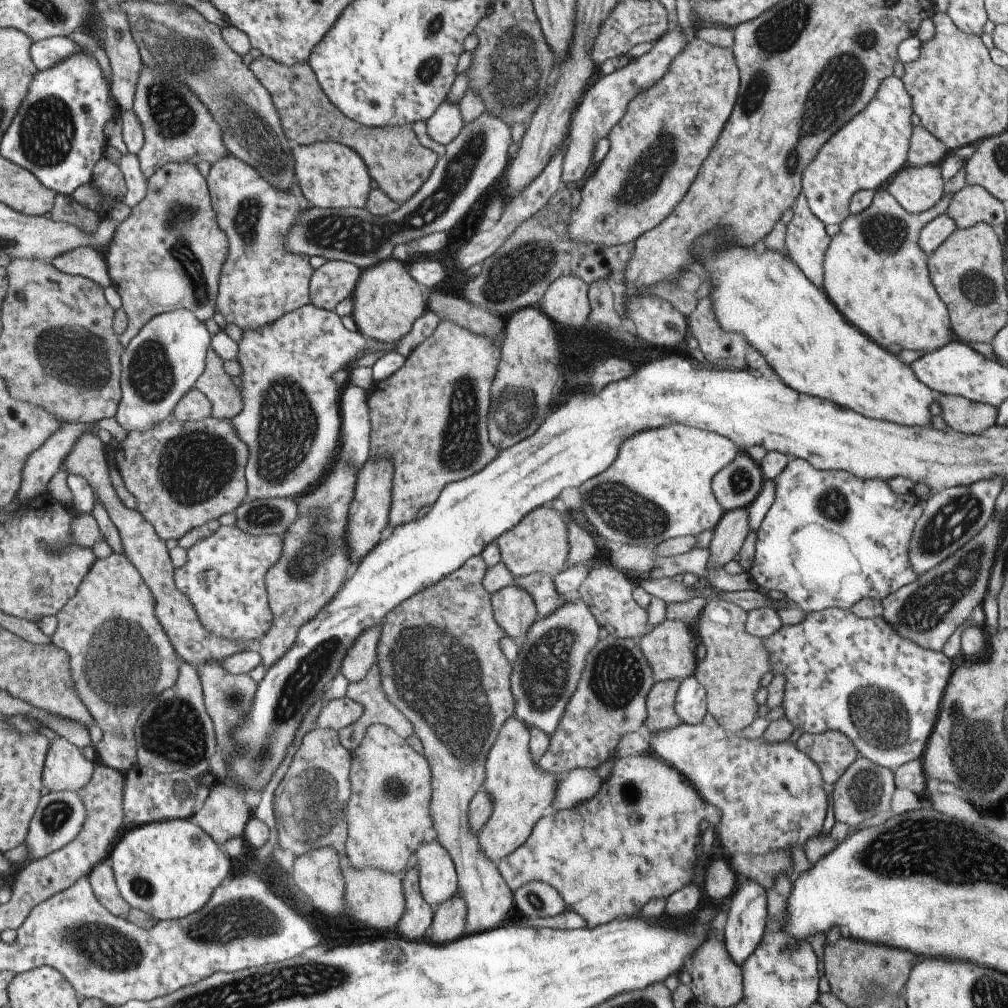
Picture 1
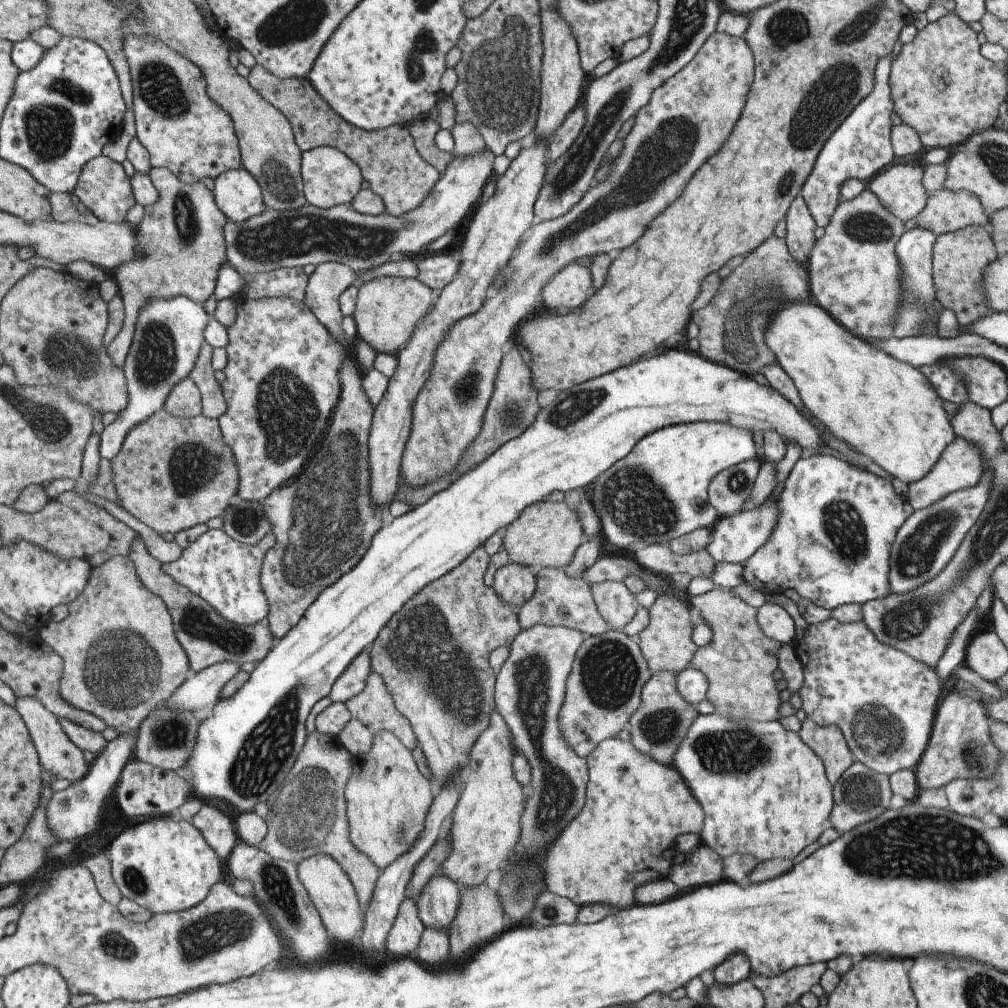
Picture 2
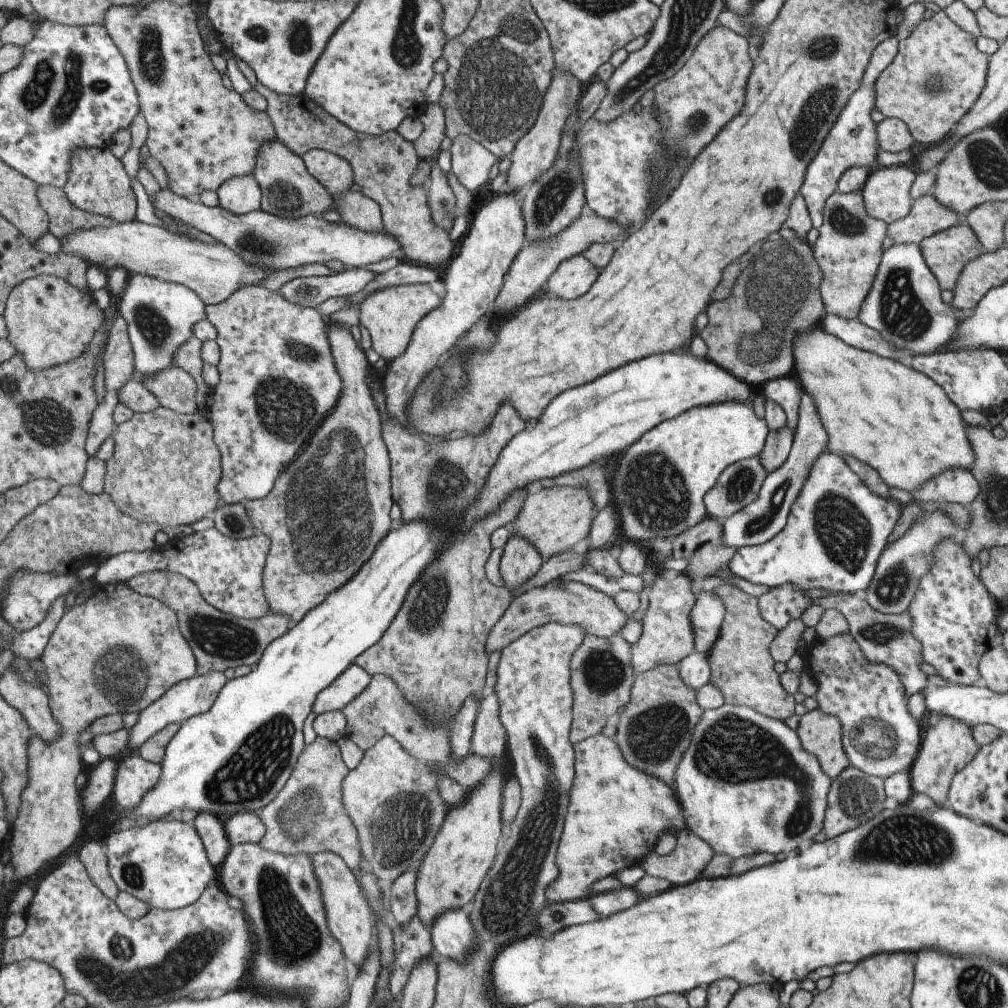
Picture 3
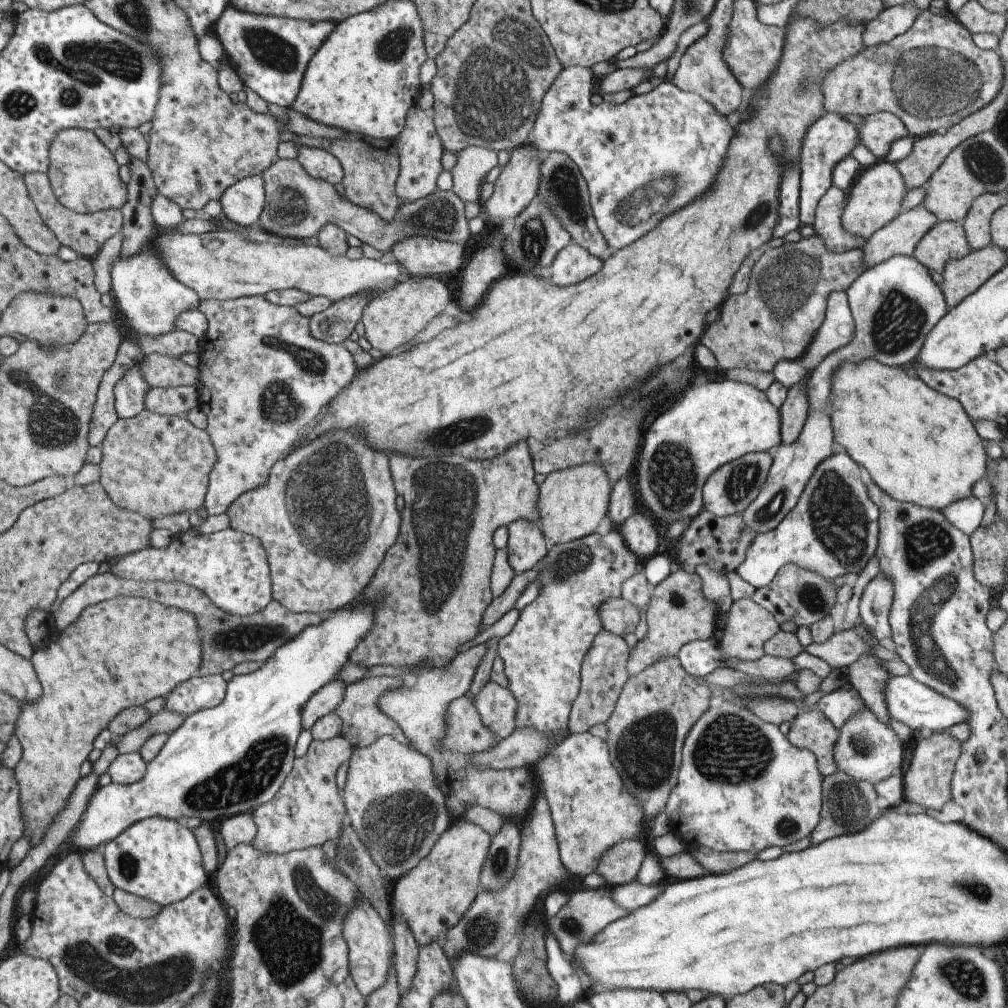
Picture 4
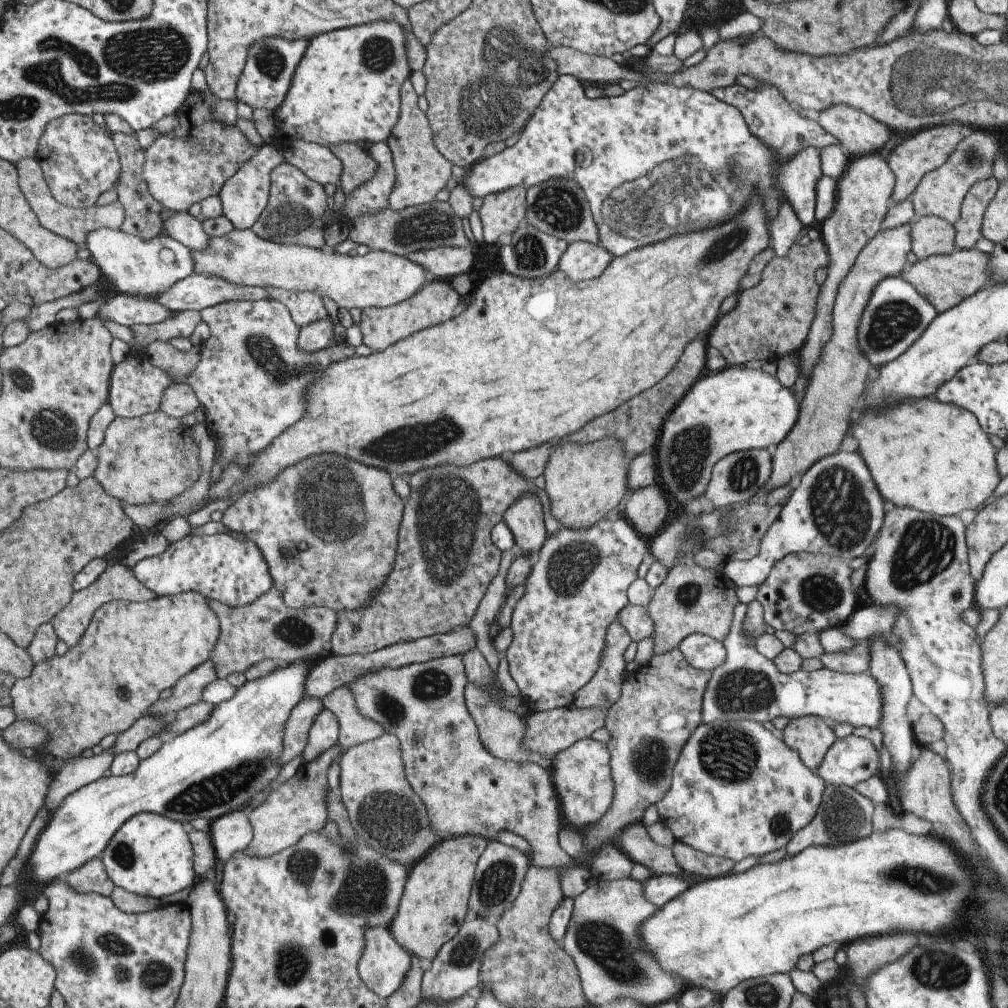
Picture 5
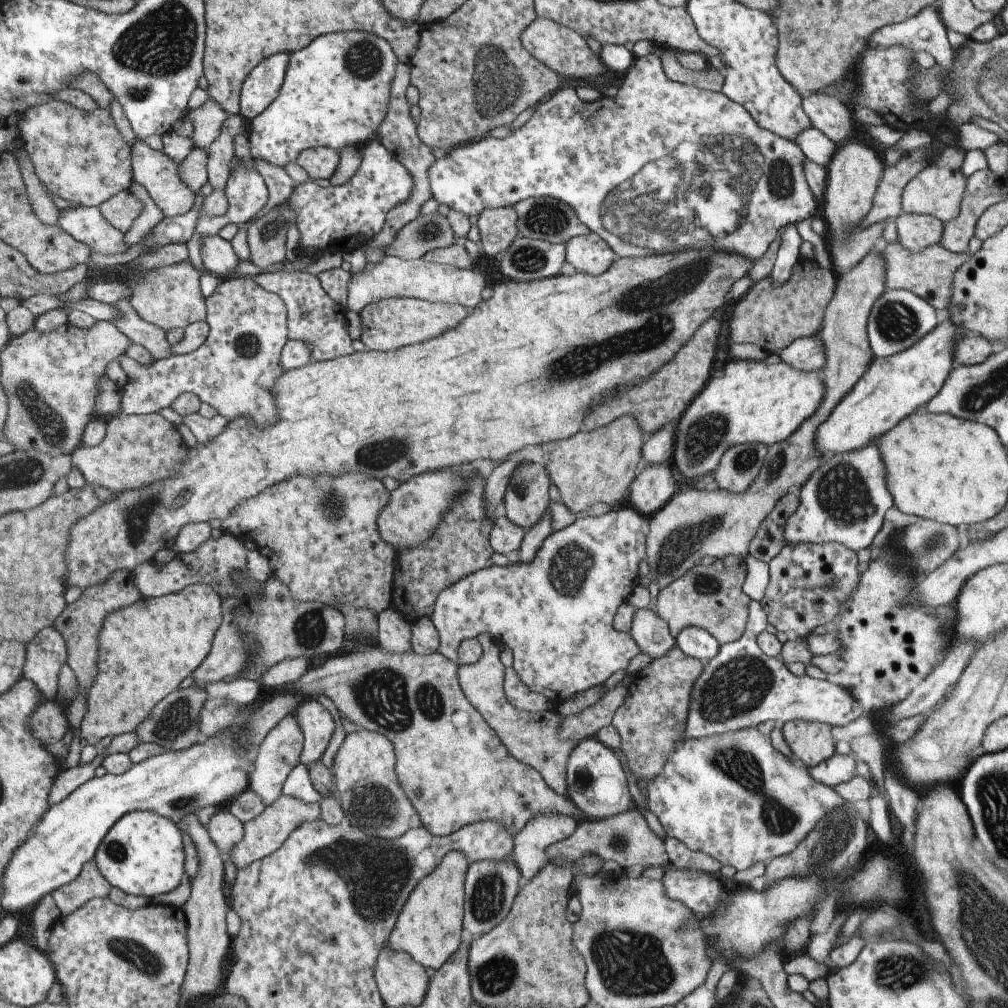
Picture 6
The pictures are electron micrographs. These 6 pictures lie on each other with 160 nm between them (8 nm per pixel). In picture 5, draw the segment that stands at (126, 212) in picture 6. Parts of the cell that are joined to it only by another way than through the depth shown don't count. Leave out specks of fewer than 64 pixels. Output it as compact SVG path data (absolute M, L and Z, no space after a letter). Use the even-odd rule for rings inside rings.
M34 158L17 160L18 186L22 190L23 197L26 198L31 212L37 216L39 225L47 231L57 234L62 238L71 240L79 249L84 247L85 234L97 228L120 229L124 220L124 211L118 200L112 201L107 206L93 206L87 209L75 209L58 204L49 193L43 180L43 174L39 164Z

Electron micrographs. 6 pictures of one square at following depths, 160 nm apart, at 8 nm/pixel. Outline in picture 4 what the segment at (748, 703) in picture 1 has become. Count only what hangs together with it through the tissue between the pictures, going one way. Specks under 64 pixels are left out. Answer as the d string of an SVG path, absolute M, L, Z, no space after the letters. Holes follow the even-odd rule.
M751 598L732 602L723 628L723 636L717 641L723 656L751 662L764 656L763 642L779 631L773 616ZM779 696L757 698L747 704L747 709L765 723L778 726L782 722L791 722L799 714L798 704L783 700Z

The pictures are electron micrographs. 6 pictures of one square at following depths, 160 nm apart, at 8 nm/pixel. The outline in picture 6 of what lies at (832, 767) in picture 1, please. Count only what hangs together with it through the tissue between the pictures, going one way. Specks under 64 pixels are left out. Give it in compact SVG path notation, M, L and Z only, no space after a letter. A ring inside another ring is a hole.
M791 720L781 726L782 738L795 759L810 769L834 754L830 726L824 723Z

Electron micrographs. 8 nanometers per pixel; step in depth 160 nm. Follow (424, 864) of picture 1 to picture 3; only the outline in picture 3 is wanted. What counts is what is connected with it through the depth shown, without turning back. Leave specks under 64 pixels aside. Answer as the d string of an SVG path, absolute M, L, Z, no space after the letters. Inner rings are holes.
M461 909L439 913L428 931L438 957L451 958L455 962L477 952L476 935L467 920L467 914Z

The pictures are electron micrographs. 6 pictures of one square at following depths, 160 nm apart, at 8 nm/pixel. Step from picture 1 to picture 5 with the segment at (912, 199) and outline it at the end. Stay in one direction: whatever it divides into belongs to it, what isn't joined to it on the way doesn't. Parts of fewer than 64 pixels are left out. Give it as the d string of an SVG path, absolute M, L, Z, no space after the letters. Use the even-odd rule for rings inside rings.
M869 152L857 157L850 156L845 172L836 181L835 201L831 214L823 220L817 227L820 230L822 243L826 250L828 262L823 284L816 299L814 320L811 322L808 336L804 344L797 351L799 356L799 378L791 388L798 397L805 391L805 386L809 382L809 374L813 366L819 362L819 350L823 348L823 342L829 340L831 334L831 312L834 306L835 294L839 287L839 282L847 276L851 270L855 258L863 249L863 246L875 237L879 232L879 224L883 221L883 216L887 213L891 192L894 186L894 176L891 174L886 161L879 158L877 153Z

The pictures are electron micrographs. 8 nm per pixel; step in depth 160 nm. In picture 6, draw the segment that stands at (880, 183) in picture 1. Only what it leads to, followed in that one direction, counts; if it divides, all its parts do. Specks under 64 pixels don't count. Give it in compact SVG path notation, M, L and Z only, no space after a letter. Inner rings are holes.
M652 51L649 54L645 54L645 56L641 56L641 58L634 58L634 62L631 64L631 68L624 73L623 83L619 86L617 90L617 94L610 97L601 96L600 99L595 100L594 102L581 102L579 98L577 98L575 94L576 90L573 90L571 86L563 86L559 88L555 93L548 96L542 103L539 103L535 110L533 110L533 114L527 122L525 122L519 128L507 134L504 138L492 138L488 135L485 138L481 138L481 140L477 140L477 142L465 142L465 144L459 144L459 146L455 146L455 148L451 148L449 152L445 152L445 154L436 159L433 164L431 164L430 168L427 168L427 180L429 184L429 188L431 190L431 196L435 199L435 201L440 205L445 205L449 210L455 210L455 212L461 212L463 216L469 218L469 216L478 216L485 208L509 208L513 207L515 204L521 202L521 200L525 200L527 198L539 197L539 198L551 198L555 200L559 200L559 202L563 202L563 204L567 204L569 208L571 208L571 212L575 212L575 216L579 222L585 224L587 228L589 228L590 233L594 233L596 236L602 236L605 238L607 245L615 254L617 254L618 258L637 258L637 257L645 257L649 254L665 254L665 253L673 253L673 252L681 252L689 249L699 250L701 248L715 248L715 252L725 252L725 254L735 254L735 256L743 256L743 258L747 258L747 260L757 260L764 253L765 250L769 247L769 244L775 239L775 234L779 231L779 228L782 228L785 225L791 225L796 222L801 222L801 220L805 220L805 218L809 218L809 216L813 216L813 212L815 212L815 198L813 198L813 194L811 194L811 190L809 186L805 183L804 172L803 172L803 158L801 150L797 148L797 144L793 141L787 141L785 138L781 138L781 136L777 136L777 134L773 134L773 132L768 132L763 128L759 128L759 124L755 123L755 120L750 118L749 112L745 111L743 106L728 100L722 93L715 93L712 91L705 91L699 88L695 88L695 86L678 84L667 79L667 76L663 73L661 68L661 62L659 62L659 56L655 56L655 51Z

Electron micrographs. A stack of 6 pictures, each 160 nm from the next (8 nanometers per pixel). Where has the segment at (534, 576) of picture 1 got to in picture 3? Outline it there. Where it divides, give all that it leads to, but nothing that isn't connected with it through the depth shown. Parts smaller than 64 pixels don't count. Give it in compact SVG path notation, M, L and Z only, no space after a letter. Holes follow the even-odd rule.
M551 580L545 586L529 589L528 591L513 596L507 611L491 628L483 648L487 654L501 651L507 644L519 638L541 624L547 622L561 622L561 624L575 624L583 628L583 635L591 634L597 637L613 637L620 633L622 626L627 622L627 614L622 614L621 608L613 598L585 586L581 582L567 580Z

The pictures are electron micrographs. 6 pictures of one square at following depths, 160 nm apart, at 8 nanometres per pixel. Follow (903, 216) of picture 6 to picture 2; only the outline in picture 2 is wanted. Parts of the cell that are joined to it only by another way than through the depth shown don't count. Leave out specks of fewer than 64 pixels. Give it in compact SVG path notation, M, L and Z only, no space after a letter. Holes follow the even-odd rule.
M979 225L963 227L955 232L936 236L932 248L935 302L941 309L951 310L958 324L963 327L995 313L984 303L983 275L984 268L997 258L996 254L992 238Z

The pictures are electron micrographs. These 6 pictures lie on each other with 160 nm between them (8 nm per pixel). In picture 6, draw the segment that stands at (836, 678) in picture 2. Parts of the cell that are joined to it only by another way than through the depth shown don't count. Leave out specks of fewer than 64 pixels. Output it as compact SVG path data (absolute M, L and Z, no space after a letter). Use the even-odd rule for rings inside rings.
M833 754L831 758L823 760L815 767L808 769L808 774L819 784L834 788L840 783L847 782L856 774L855 756L849 754L841 756L841 754Z

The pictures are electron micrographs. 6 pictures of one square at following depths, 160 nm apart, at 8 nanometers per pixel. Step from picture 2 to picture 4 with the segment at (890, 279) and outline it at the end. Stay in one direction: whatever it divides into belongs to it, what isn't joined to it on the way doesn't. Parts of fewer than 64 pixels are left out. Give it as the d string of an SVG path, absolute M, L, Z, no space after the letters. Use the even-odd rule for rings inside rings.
M829 186L814 211L812 228L815 235L823 238L823 244L829 252L847 252L861 249L867 240L859 240L859 236L851 236L839 224L843 208L845 208L846 193L835 186Z

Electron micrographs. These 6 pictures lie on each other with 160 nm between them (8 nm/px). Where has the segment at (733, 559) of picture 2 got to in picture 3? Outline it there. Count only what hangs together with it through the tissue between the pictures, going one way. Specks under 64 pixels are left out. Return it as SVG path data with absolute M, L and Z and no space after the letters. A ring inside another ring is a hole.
M802 392L798 406L796 431L788 457L777 470L773 470L765 476L757 498L753 502L721 522L723 525L721 542L725 546L737 549L743 546L764 544L767 540L771 540L777 532L780 532L786 524L793 500L801 492L801 486L805 484L809 470L815 464L814 460L826 450L827 441L827 433L819 420L812 398L806 392Z

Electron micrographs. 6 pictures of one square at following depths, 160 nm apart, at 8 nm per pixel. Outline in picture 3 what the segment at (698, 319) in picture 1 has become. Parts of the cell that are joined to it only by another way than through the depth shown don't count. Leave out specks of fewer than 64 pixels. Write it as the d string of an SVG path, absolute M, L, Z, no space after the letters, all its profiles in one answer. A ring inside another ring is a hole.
M777 233L755 243L741 258L741 276L737 276L731 292L720 301L711 301L704 312L707 324L700 337L707 347L706 357L752 387L760 387L771 379L793 373L792 340L797 333L807 332L821 324L825 309L819 296L821 273L811 249L797 237L782 239Z

